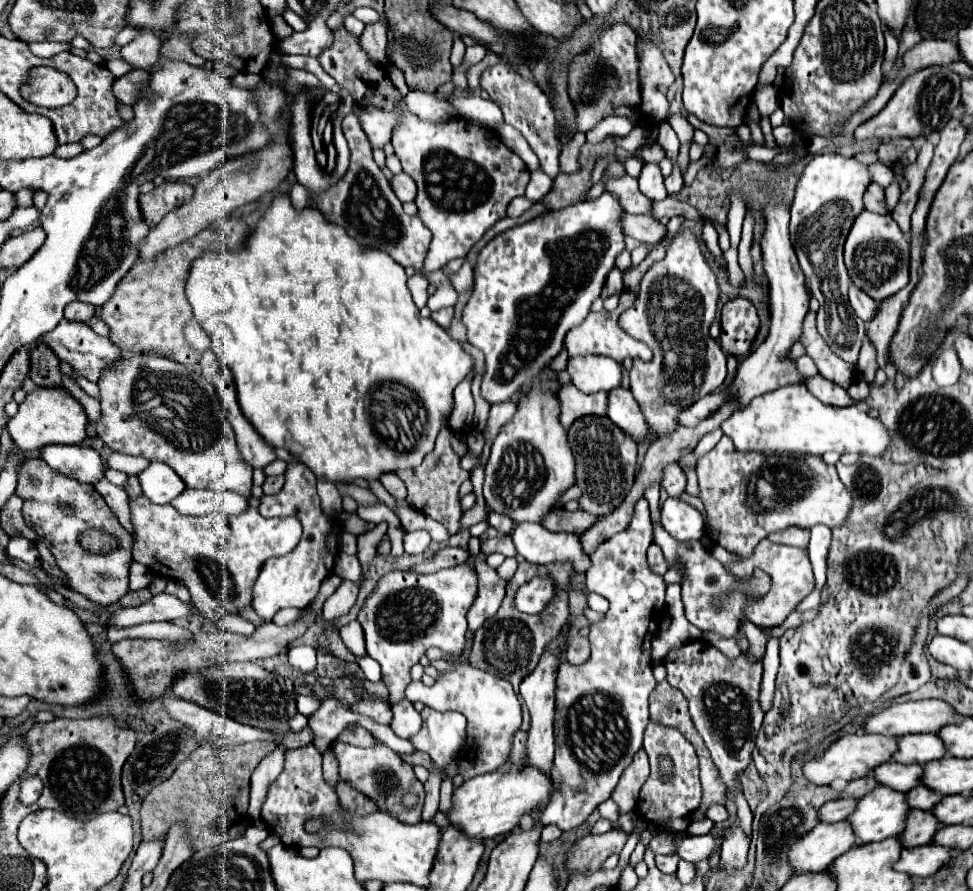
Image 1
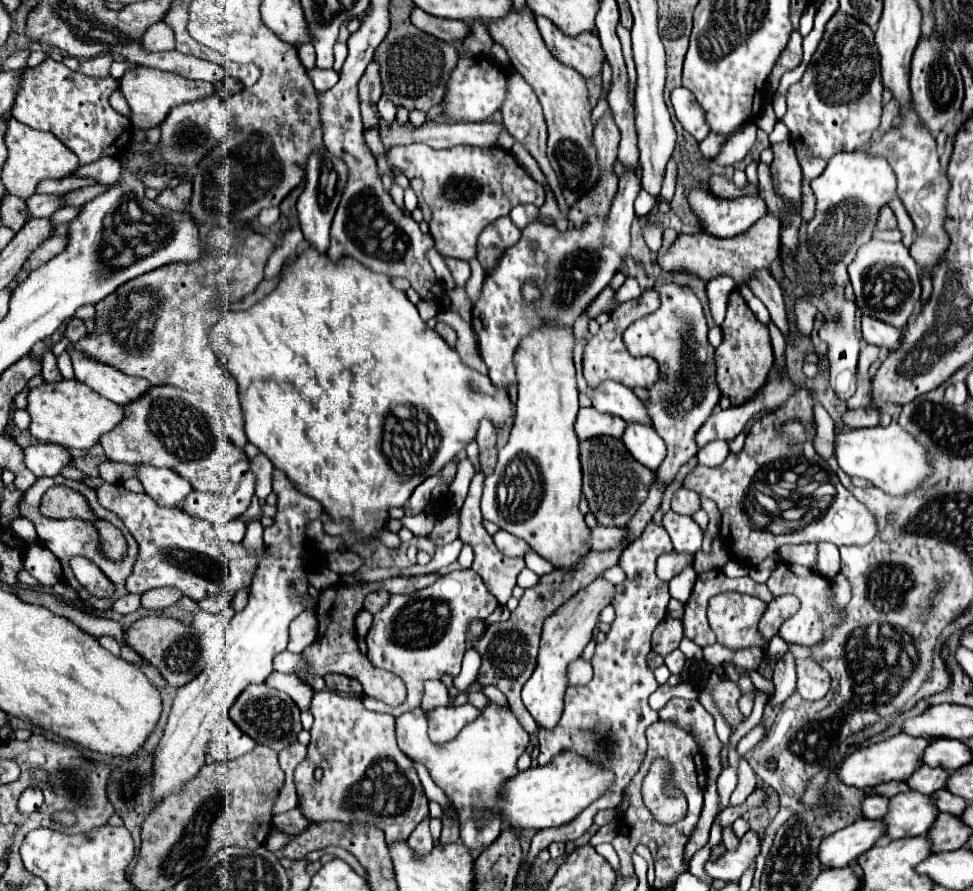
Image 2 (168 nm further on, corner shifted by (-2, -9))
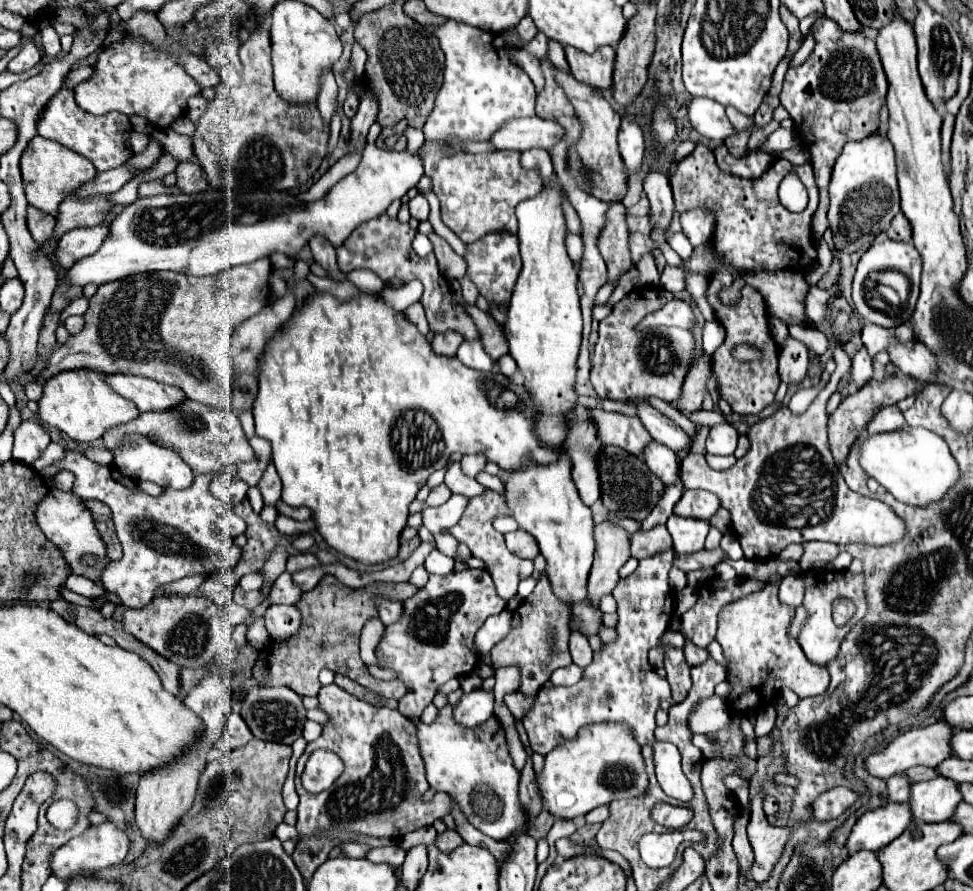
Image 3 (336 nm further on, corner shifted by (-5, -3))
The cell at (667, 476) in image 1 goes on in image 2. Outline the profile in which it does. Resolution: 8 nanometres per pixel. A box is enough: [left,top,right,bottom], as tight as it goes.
[672,488,702,516]

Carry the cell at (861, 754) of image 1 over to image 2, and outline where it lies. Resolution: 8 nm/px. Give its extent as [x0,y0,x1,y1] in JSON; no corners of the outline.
[840,732,930,788]

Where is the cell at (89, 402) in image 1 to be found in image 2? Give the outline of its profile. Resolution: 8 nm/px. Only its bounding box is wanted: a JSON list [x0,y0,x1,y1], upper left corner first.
[42,350,62,382]

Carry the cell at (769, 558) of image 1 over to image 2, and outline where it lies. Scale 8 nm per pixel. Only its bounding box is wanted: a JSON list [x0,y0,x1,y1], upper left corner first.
[768,562,846,648]

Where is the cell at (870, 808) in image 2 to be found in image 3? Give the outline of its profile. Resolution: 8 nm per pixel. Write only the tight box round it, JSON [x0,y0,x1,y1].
[887,774,909,802]

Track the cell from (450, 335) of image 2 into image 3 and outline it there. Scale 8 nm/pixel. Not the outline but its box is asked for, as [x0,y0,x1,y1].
[431,330,463,356]

